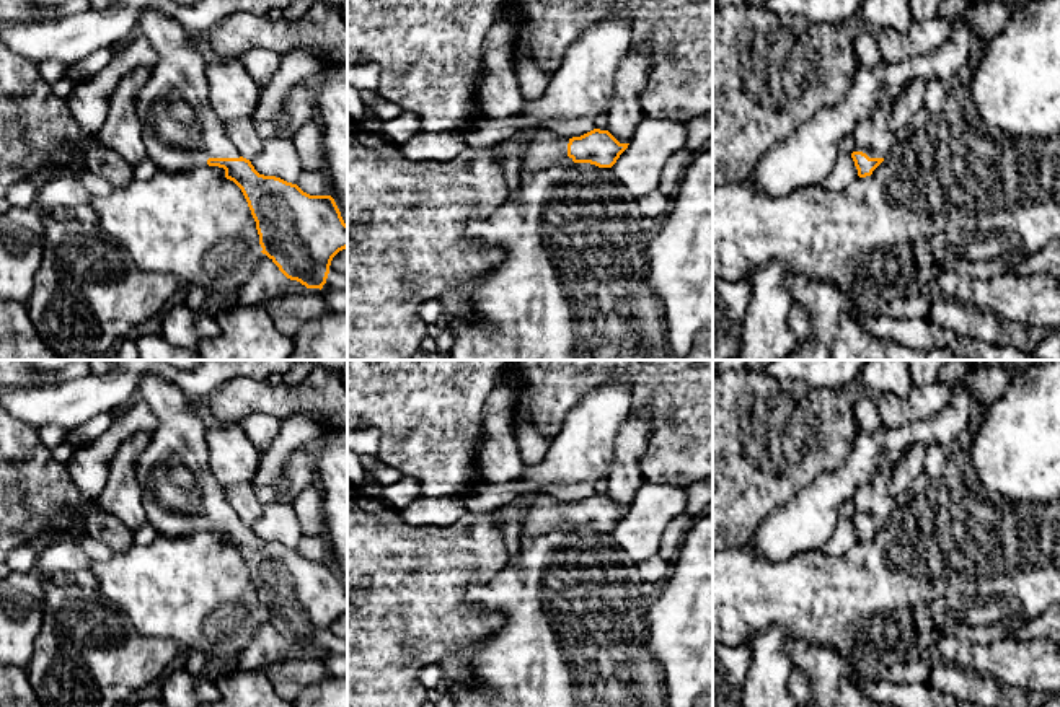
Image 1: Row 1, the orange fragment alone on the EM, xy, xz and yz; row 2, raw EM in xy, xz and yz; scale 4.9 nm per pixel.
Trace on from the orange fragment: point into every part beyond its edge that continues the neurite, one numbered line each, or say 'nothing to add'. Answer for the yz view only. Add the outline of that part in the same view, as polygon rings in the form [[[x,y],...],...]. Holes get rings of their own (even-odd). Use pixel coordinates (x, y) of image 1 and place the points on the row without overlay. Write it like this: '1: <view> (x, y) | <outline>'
1: yz (873, 500) | [[[894,468],[877,471],[868,482],[853,494],[855,515],[869,523],[886,523],[895,510],[895,498],[889,492]]]

